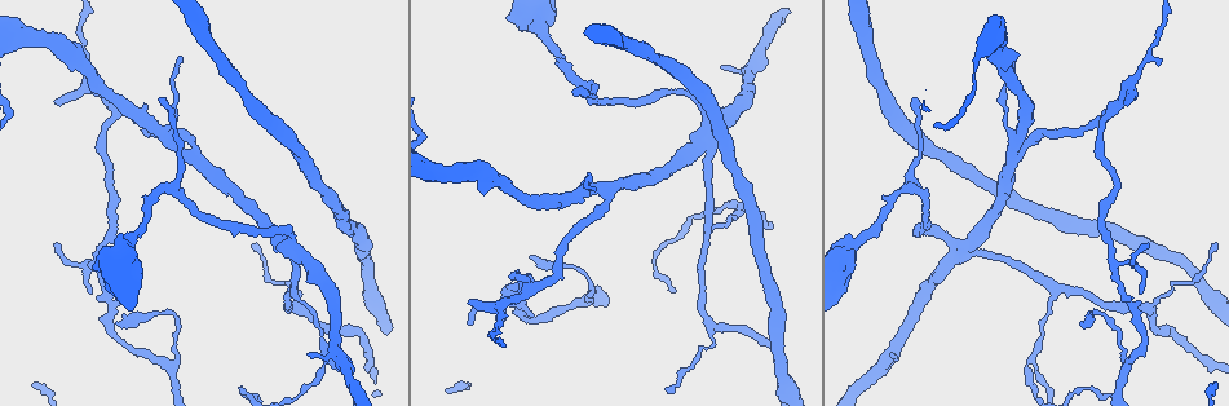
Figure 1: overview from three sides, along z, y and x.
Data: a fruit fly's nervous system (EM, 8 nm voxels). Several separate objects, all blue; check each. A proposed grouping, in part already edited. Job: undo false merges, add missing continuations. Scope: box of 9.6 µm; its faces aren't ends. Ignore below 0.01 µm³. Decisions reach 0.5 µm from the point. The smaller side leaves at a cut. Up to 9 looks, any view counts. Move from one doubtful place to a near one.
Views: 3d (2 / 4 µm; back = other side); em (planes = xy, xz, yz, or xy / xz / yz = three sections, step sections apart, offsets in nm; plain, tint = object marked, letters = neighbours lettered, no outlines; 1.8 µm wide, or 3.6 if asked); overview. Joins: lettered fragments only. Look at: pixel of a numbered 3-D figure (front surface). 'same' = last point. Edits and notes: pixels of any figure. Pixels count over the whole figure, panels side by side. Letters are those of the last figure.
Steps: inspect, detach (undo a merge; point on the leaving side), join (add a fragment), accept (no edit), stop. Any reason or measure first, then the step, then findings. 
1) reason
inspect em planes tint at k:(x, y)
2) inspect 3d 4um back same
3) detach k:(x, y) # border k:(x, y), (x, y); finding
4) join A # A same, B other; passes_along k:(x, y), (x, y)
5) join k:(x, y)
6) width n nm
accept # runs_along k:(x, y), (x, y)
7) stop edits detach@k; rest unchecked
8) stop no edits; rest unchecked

three-way junction
inspect em 3.6um planes letters at 1:(298, 306)

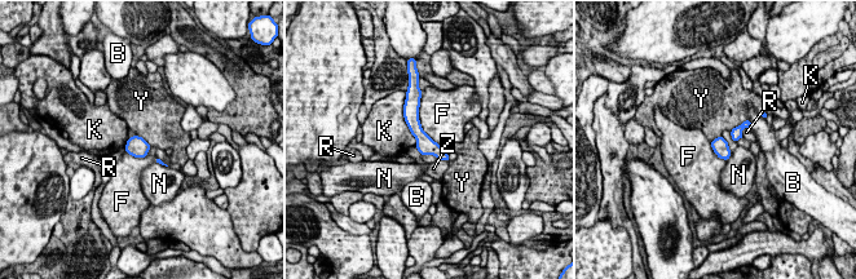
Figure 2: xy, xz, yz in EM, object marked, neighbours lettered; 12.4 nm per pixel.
longest_contact F 600 nm
accept # B other, F other, K other, N other, R other, Y other, Z other; border 2:(419, 101), (419, 124), (438, 145); one cell here

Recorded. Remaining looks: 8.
inspect em planes letters at 1:(290, 247)

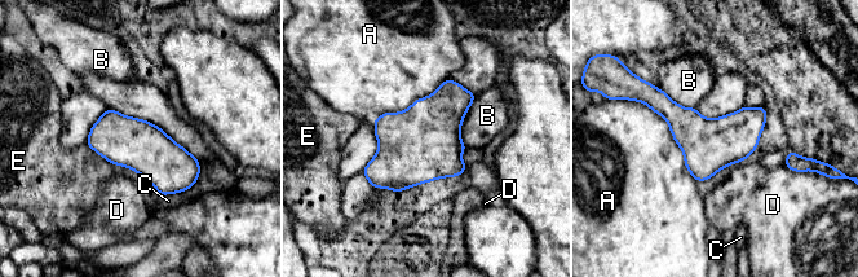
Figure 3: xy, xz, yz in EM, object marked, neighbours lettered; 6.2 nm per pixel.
width 320 nm
accept # A other, B other, C other, D other, E other; all the same cell

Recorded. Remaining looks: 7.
branch stops here
inspect em planes letters at 1:(892, 352)

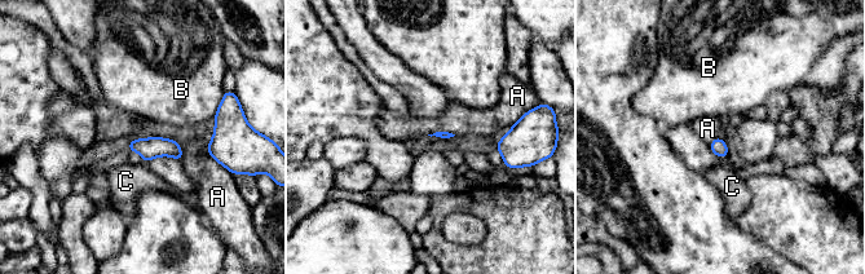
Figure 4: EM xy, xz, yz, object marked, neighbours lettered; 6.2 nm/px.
accept # A other, B other, C other; border 4:(207, 142), (207, 151), (225, 168); no lettered fragment goes on from it

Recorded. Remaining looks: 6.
free end
inspect em yz step 4 tint at 1:(91, 292)

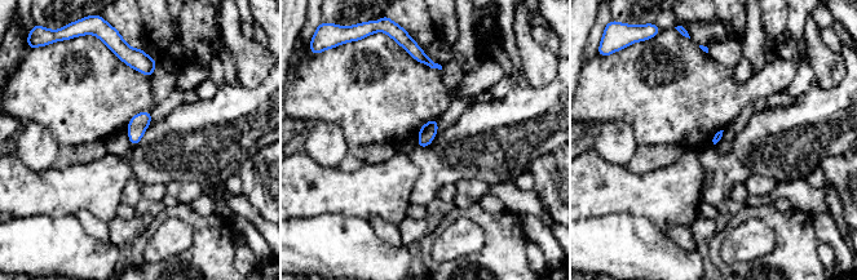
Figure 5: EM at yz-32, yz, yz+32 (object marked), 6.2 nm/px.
inspect em planes letters same

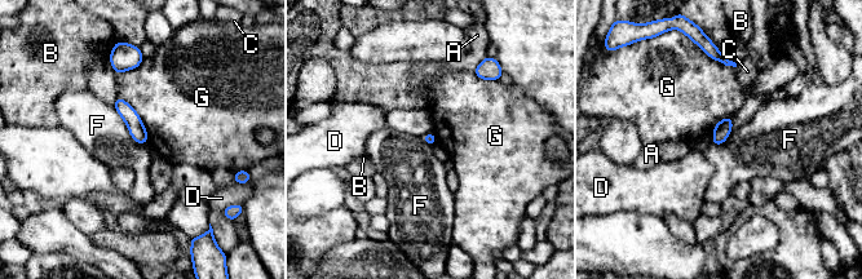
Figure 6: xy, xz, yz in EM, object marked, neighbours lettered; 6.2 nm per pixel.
longest_contact G 340 nm
accept # A other, B other, C other, D other, F other, G other; runs_along 6:(119, 101), (142, 140); no lettered fragment goes on from it

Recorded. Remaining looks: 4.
stop no edits; rest unchecked

